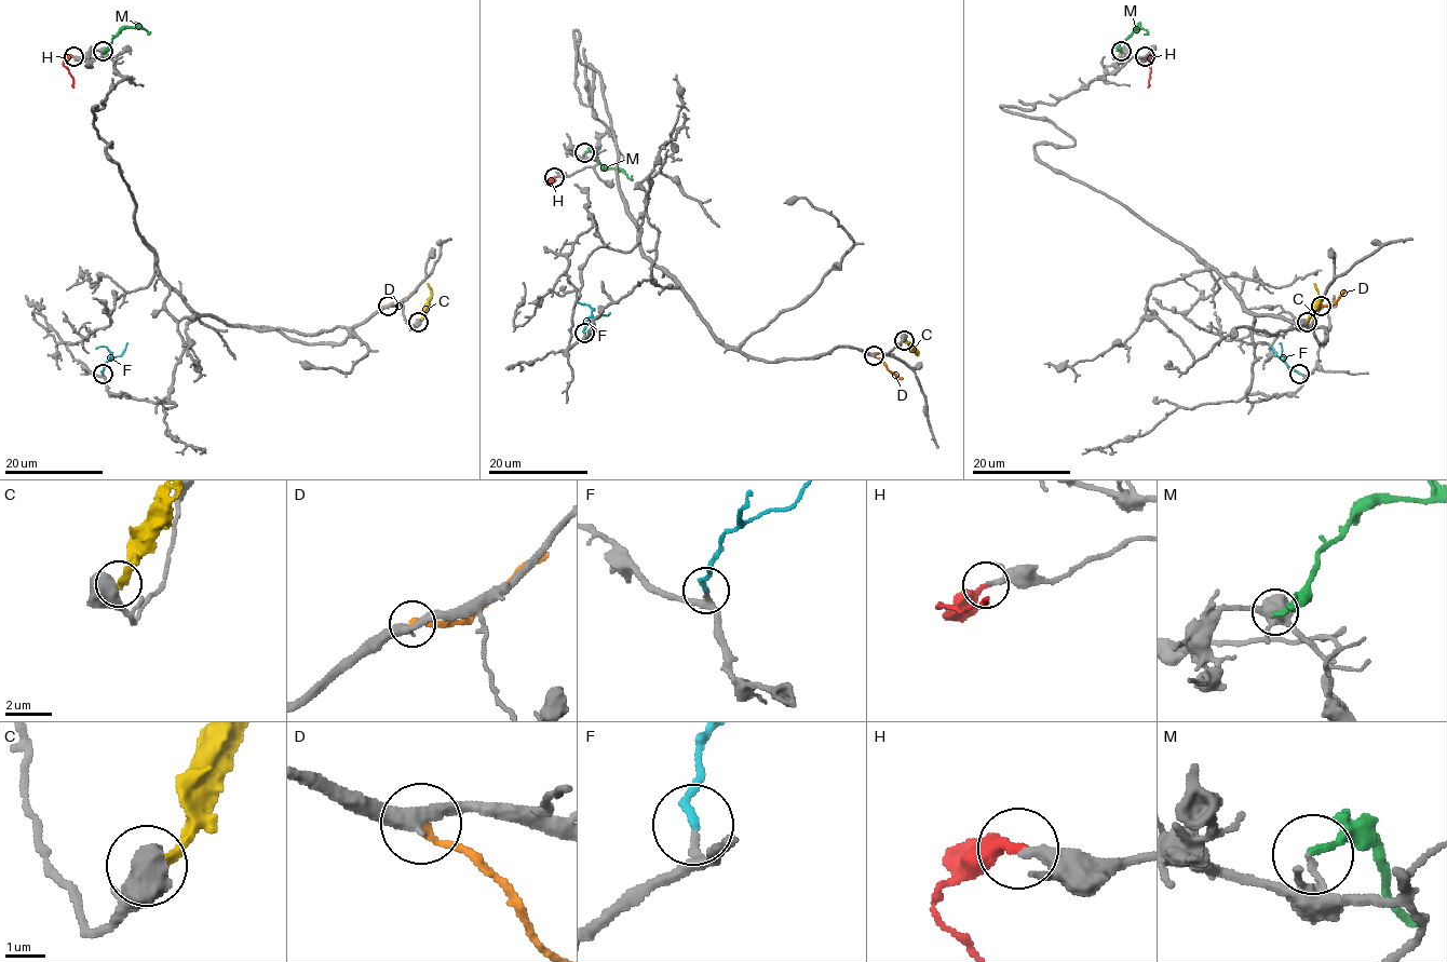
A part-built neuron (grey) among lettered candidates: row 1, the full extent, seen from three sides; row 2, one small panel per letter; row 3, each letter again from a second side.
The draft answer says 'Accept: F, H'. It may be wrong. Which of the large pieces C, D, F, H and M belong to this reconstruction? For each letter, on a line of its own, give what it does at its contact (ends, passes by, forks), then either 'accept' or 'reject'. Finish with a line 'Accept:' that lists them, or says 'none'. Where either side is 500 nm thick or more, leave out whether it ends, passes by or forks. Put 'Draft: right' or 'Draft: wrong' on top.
Draft: right
C: reject
D: it ends | reject
F: it ends | accept
H: it ends | accept
M: it ends | reject
Accept: F, H

